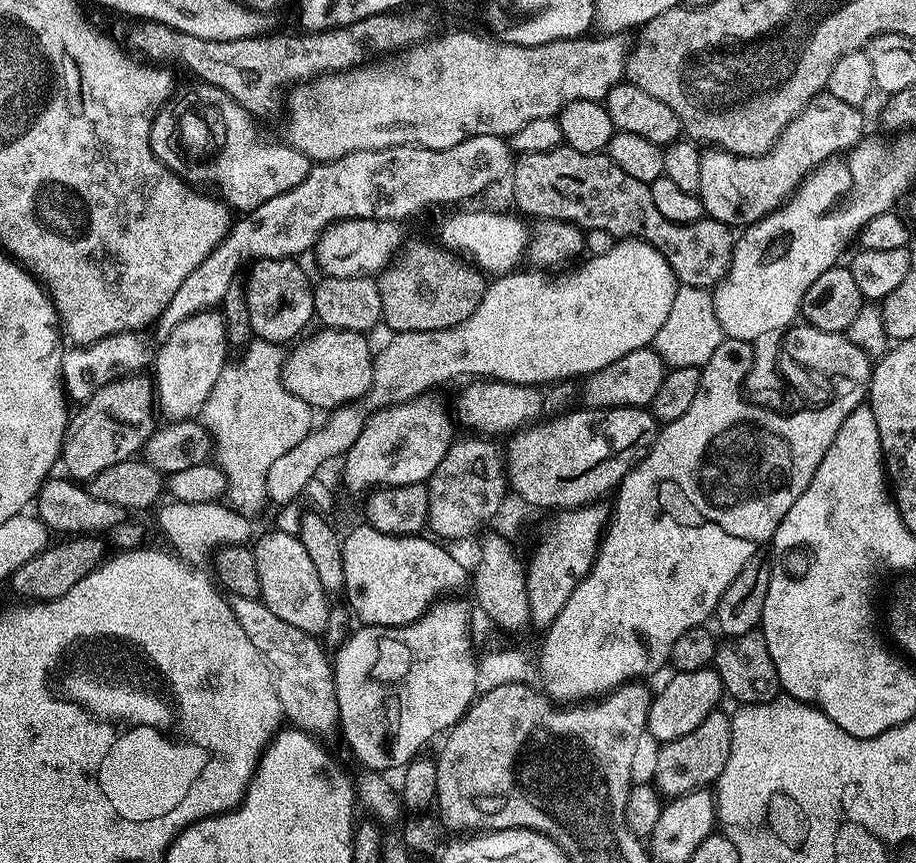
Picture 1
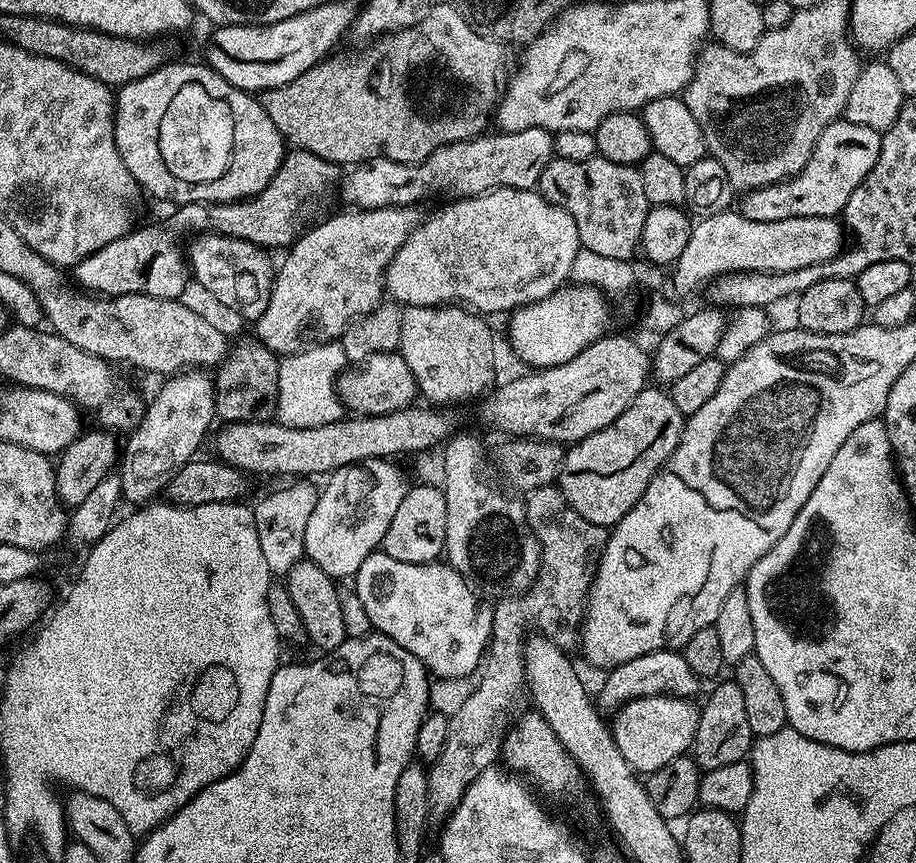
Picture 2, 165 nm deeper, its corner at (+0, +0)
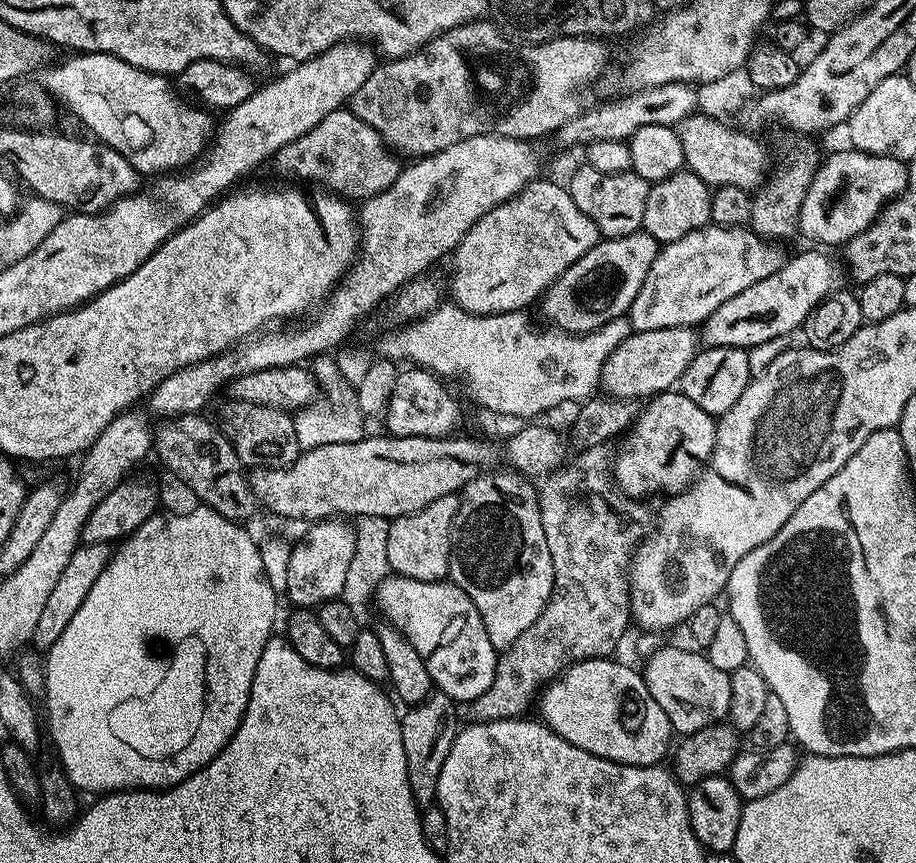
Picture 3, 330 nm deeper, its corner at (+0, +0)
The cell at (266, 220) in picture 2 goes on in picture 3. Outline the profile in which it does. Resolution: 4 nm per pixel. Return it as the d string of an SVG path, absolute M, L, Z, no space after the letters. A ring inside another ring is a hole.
M343 107L326 114L326 118L322 118L314 130L306 130L302 138L294 138L294 142L282 146L270 164L284 176L309 180L312 184L321 184L324 187L321 189L341 198L363 202L374 194L380 194L396 181L402 160L385 144L374 126L366 126L362 118Z

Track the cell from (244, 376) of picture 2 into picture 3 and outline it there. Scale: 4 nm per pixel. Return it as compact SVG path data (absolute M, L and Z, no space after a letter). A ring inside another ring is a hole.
M232 400L220 412L220 432L234 446L240 463L249 469L285 468L293 464L302 451L298 434L294 430L293 413L284 412L274 406L247 404L244 400Z

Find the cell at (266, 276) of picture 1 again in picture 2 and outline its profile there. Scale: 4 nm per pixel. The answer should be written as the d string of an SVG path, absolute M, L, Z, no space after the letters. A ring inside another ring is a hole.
M217 232L197 235L192 242L192 245L187 245L186 259L195 283L197 280L222 307L233 308L238 315L245 316L248 322L255 322L270 302L274 279L274 260L272 264L268 257L271 255L254 242Z

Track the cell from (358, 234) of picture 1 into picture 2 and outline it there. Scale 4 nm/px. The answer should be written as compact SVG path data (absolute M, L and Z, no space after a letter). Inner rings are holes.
M496 188L493 192L483 192L477 196L466 196L456 198L451 201L445 208L440 208L432 217L421 219L416 229L409 234L406 242L394 254L390 266L384 275L384 291L395 303L401 306L413 308L414 306L436 306L437 304L455 304L471 308L473 312L489 314L488 312L511 313L513 310L523 308L526 304L533 304L542 298L549 296L551 292L557 292L558 289L565 287L564 280L574 272L574 258L581 248L580 239L578 238L578 226L574 226L574 218L562 210L562 206L554 206L551 202L540 195L539 191L531 188Z

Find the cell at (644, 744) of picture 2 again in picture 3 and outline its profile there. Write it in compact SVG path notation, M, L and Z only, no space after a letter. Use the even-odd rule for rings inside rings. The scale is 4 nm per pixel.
M616 658L571 664L540 693L538 708L539 704L543 723L566 738L566 742L598 758L613 760L615 764L660 764L667 752L669 755L674 740L670 718L666 718L666 710L650 698L643 675L628 664L619 664Z

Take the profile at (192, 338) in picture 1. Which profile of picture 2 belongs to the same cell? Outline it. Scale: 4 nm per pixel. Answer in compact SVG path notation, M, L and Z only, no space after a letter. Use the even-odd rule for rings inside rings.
M185 370L167 377L153 400L147 401L144 417L137 428L127 433L118 460L120 495L132 506L144 506L155 501L169 482L199 452L200 443L216 414L216 386L213 377L204 370Z

